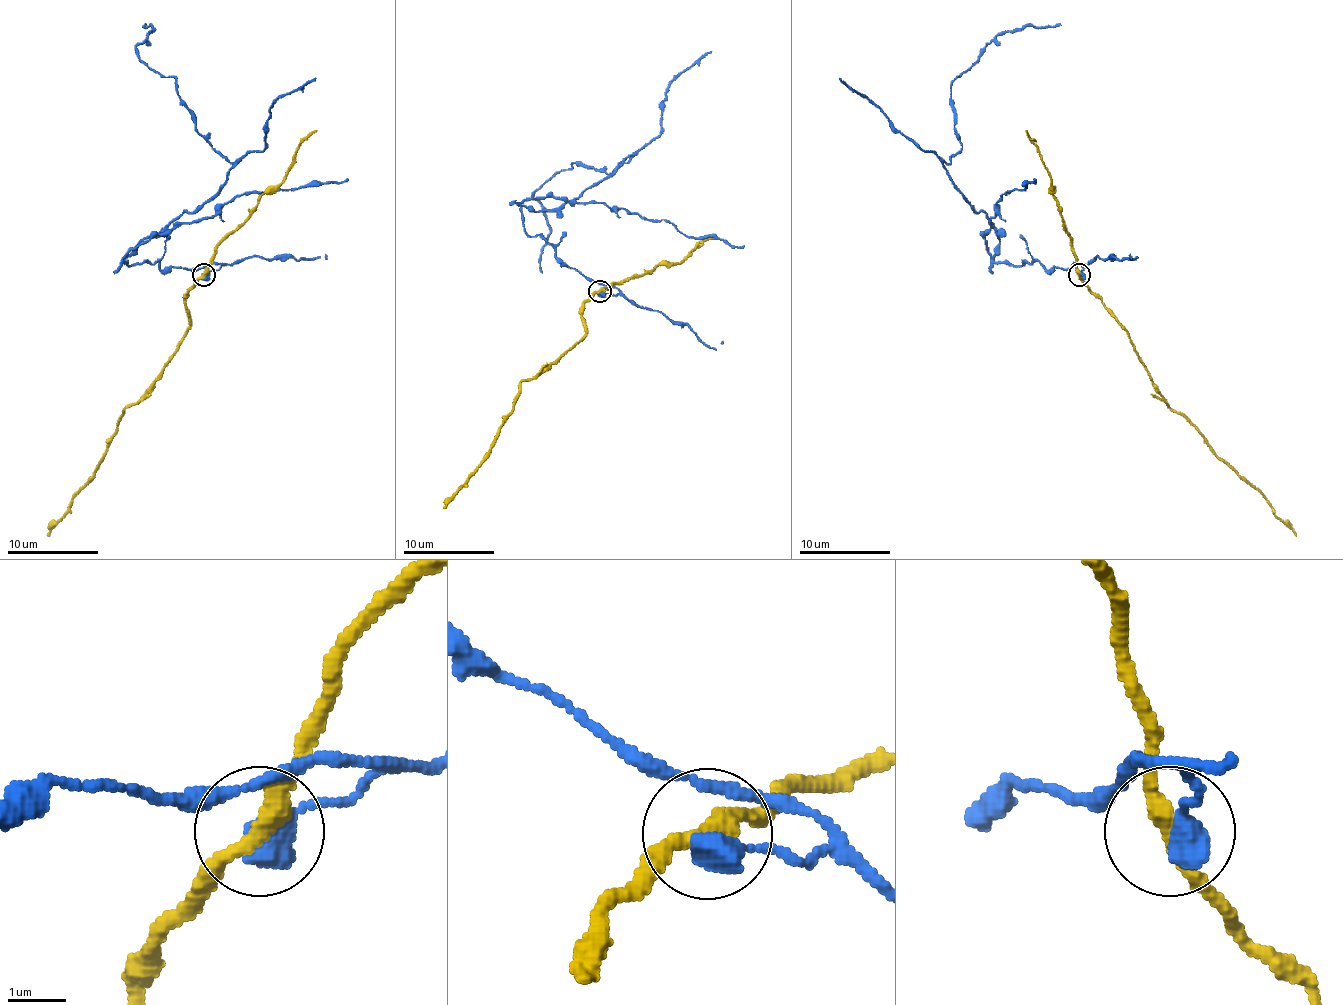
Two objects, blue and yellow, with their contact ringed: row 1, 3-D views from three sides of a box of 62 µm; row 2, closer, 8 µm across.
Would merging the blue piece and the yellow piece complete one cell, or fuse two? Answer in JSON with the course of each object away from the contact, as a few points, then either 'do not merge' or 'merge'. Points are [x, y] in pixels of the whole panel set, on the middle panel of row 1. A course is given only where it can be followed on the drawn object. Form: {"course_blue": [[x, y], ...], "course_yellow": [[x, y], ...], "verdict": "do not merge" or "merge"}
{"course_blue": [[600, 291], [618, 291], [525, 232], [521, 205], [559, 210], [628, 157], [534, 192], [541, 273]], "course_yellow": [[600, 291], [584, 303], [584, 335], [559, 360], [521, 382], [521, 394], [505, 416], [485, 462], [444, 507]], "verdict": "do not merge"}

